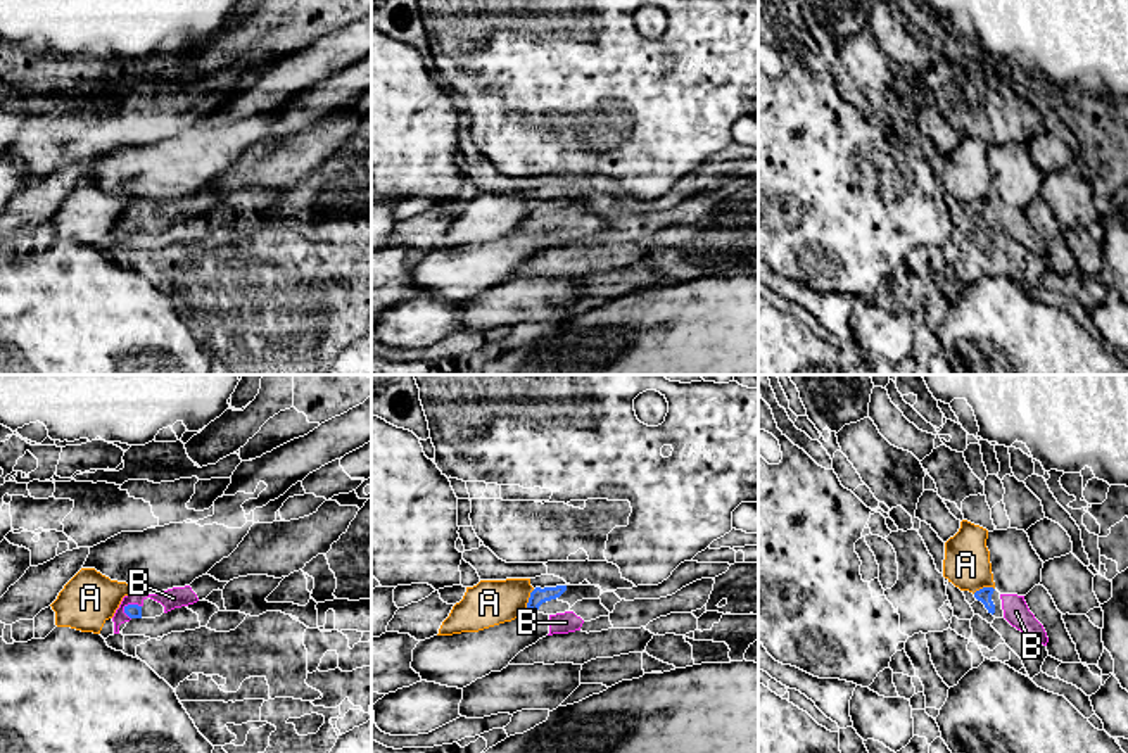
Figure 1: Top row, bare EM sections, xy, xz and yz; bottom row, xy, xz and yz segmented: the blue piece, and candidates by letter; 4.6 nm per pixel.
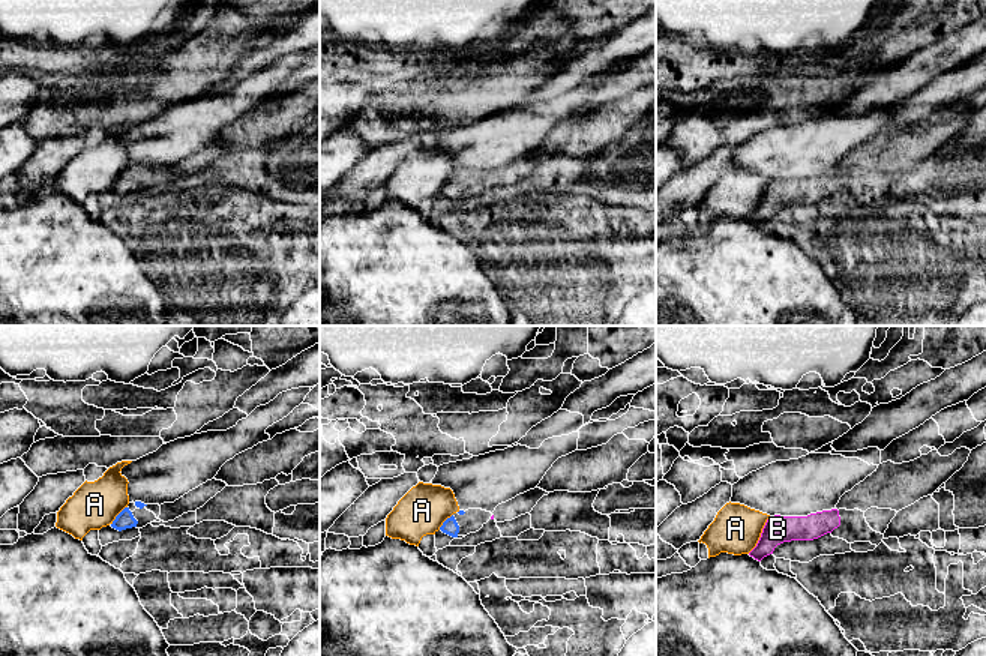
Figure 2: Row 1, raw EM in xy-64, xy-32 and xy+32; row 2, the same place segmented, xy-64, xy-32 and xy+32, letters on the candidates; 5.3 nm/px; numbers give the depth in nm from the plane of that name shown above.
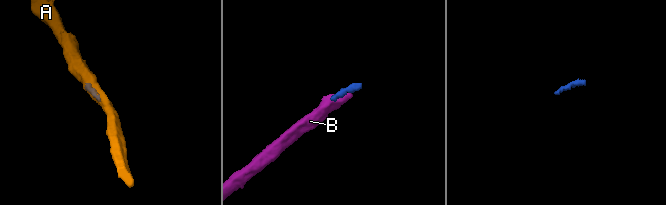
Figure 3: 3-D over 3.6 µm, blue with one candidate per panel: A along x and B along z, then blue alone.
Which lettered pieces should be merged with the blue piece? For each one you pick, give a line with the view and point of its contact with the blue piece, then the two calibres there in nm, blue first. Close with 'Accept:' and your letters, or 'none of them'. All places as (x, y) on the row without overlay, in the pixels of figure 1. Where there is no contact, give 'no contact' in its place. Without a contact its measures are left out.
B: contact xy (130, 218); calibres 60 and 100 nm
Accept: B

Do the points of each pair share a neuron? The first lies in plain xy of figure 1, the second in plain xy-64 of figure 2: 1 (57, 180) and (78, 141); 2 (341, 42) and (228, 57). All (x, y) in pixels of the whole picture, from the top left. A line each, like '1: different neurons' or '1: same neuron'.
1: same neuron
2: different neurons

